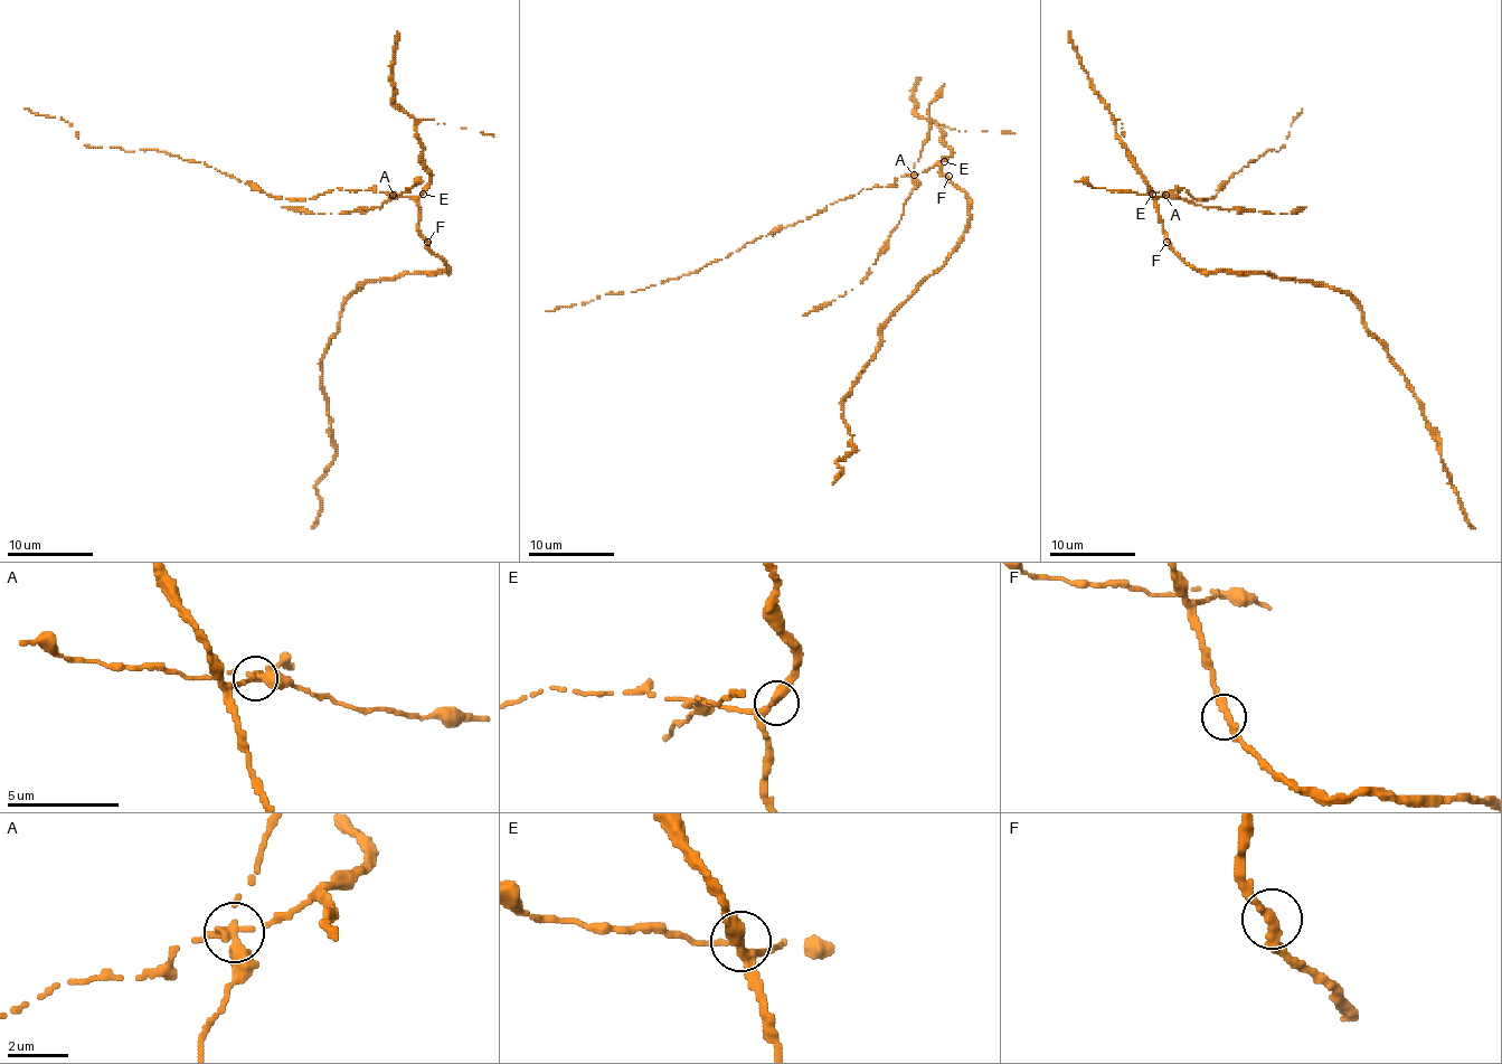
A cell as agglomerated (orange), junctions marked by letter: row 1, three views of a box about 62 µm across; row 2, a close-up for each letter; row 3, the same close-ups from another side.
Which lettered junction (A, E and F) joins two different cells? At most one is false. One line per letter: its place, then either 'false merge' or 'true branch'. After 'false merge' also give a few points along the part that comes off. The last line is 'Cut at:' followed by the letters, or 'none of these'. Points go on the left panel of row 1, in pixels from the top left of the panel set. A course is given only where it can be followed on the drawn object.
A: (393, 195) | false merge | (393, 194), (383, 207), (348, 212), (322, 214), (282, 207)
E: (423, 194) | true branch
F: (427, 242) | true branch
Cut at: A

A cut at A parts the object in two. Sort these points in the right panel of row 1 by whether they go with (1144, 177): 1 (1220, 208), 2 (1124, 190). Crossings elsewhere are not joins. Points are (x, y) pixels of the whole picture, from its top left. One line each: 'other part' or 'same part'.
1: other part
2: other part

